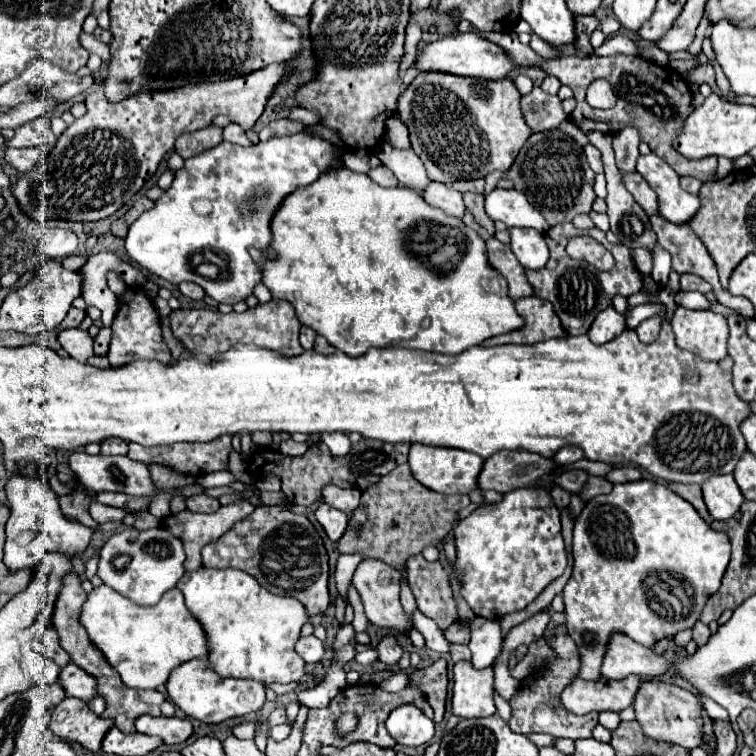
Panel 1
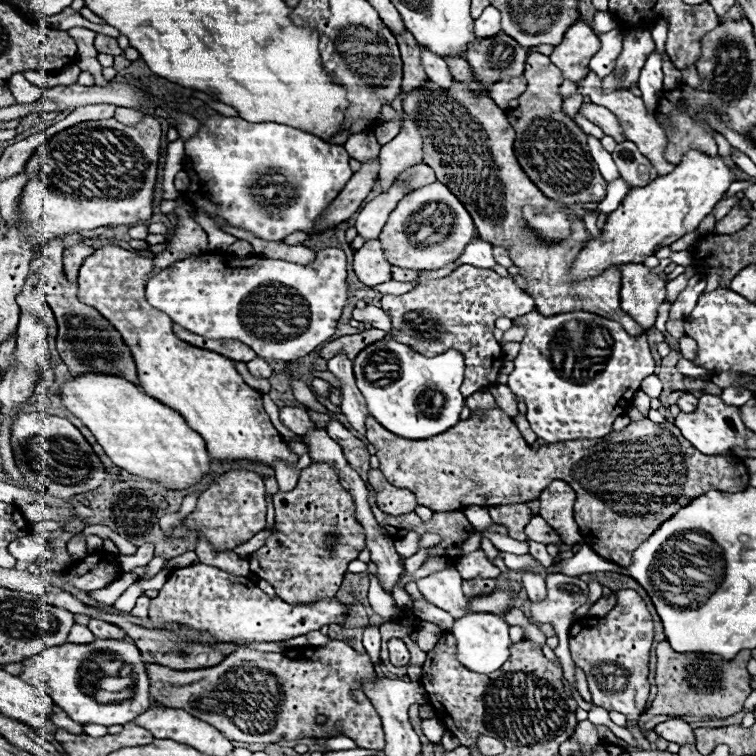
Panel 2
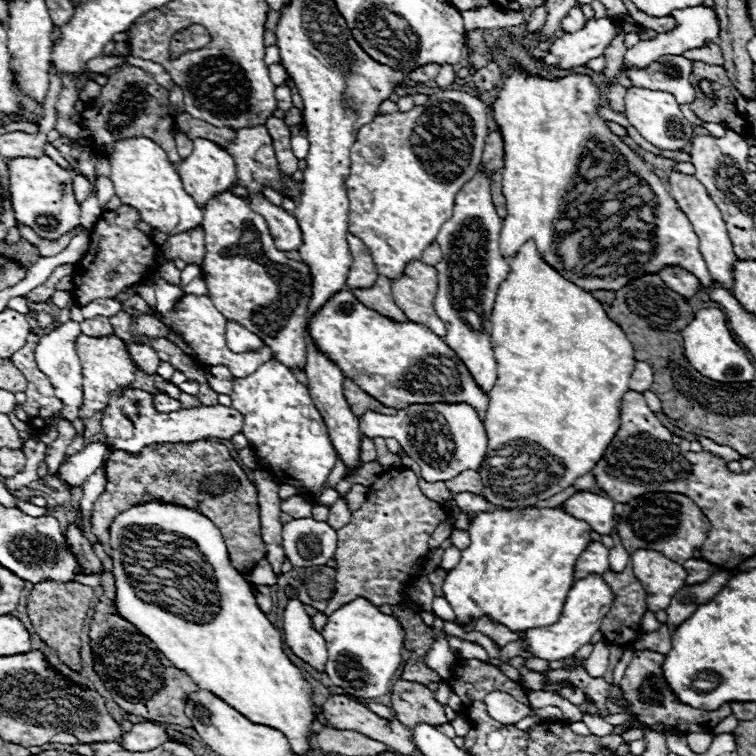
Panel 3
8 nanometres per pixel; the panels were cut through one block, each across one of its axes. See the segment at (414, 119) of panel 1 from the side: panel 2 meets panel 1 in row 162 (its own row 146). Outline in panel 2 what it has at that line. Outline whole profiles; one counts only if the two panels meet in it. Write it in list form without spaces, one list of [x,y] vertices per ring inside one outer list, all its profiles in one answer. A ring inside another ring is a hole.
[[[428,80],[424,88],[404,96],[404,112],[414,116],[420,126],[424,138],[424,164],[428,164],[436,172],[438,182],[446,184],[466,206],[478,236],[494,246],[508,248],[514,266],[518,266],[520,276],[526,278],[526,292],[534,298],[534,308],[542,316],[588,310],[620,322],[632,336],[646,332],[620,308],[620,268],[610,268],[598,278],[570,282],[570,264],[588,240],[580,220],[574,218],[570,238],[556,246],[540,244],[534,230],[526,226],[520,212],[526,204],[550,212],[560,210],[564,204],[546,198],[522,172],[512,150],[514,130],[504,112],[490,98],[472,94],[462,82],[454,82],[450,90],[442,90]]]

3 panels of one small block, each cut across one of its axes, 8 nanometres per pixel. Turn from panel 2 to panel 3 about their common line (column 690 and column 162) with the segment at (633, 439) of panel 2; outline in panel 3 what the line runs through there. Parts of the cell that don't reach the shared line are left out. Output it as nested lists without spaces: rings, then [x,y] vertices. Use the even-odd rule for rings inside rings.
[[[200,440],[192,444],[158,444],[148,446],[140,454],[112,452],[106,460],[108,484],[100,498],[94,502],[94,512],[90,520],[92,534],[108,550],[108,530],[112,518],[132,504],[142,504],[148,500],[160,500],[170,504],[182,504],[204,516],[208,516],[222,532],[232,566],[248,574],[260,558],[266,556],[264,542],[260,534],[260,510],[256,486],[248,480],[240,464],[230,456],[230,450],[220,442]]]

